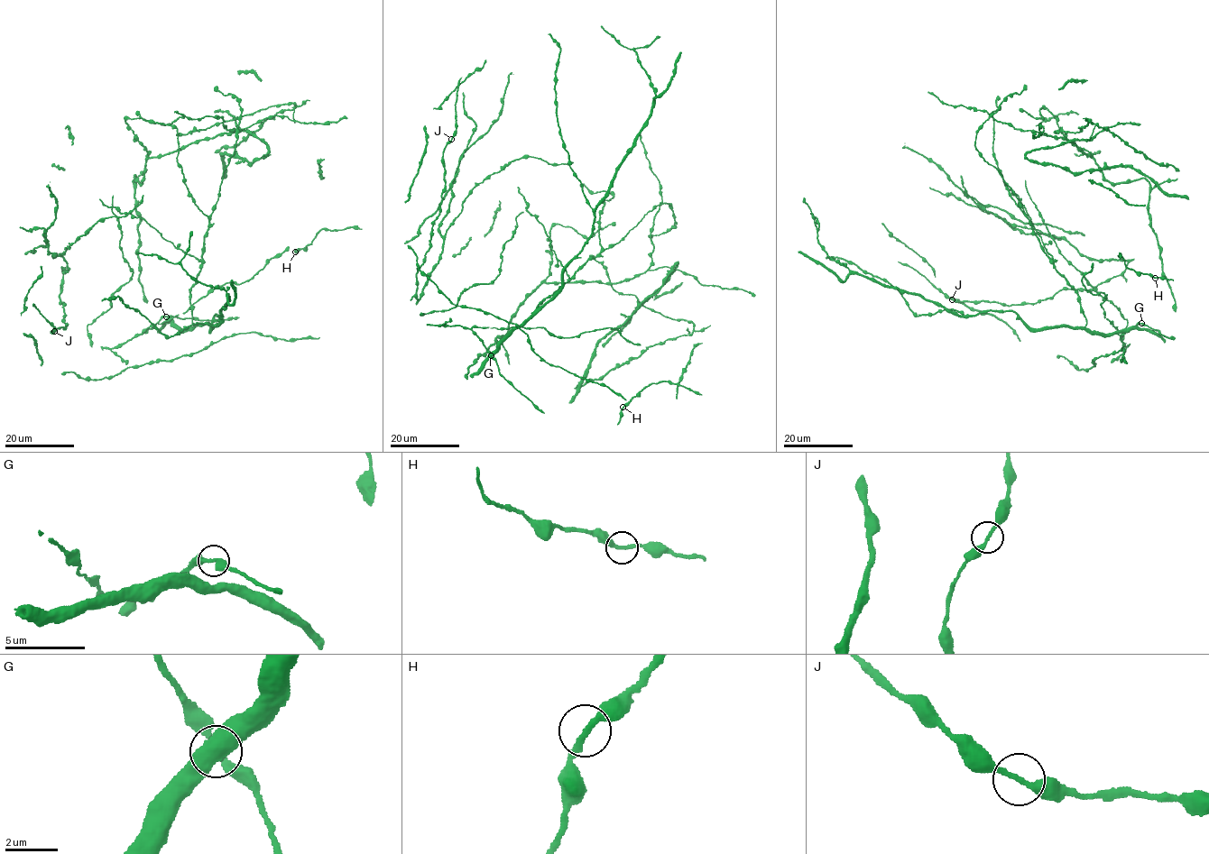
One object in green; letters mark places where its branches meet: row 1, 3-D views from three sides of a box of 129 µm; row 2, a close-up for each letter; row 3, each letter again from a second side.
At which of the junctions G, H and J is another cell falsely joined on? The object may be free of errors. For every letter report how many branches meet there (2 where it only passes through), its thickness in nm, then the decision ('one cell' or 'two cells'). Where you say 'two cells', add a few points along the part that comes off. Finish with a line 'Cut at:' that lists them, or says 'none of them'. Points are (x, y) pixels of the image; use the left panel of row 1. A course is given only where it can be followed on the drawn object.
G: branches 2; calibre 240 nm; one cell
H: branches 2; calibre 240 nm; one cell
J: branches 2; calibre 200 nm; one cell
Cut at: none of them

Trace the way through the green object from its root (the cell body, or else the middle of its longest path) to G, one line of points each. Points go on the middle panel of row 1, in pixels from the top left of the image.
G: (566, 271), (570, 279), (539, 302), (533, 313), (502, 341), (492, 358), (491, 355)

